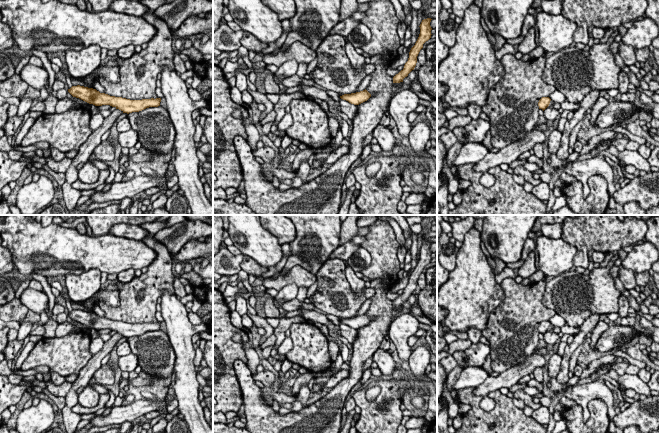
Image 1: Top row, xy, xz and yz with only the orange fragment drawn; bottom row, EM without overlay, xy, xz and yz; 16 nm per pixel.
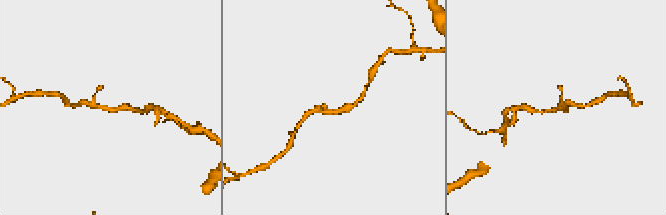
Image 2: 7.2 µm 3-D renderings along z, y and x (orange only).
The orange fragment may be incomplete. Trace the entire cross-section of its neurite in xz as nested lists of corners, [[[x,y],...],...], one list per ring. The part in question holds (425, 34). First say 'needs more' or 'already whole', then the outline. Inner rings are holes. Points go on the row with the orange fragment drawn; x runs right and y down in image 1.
already whole | [[[431,18],[422,20],[420,24],[420,34],[415,43],[409,52],[408,61],[405,63],[404,68],[393,77],[393,83],[403,82],[403,79],[408,76],[408,74],[414,70],[417,63],[417,56],[420,50],[423,48],[423,44],[431,38]]]

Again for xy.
already whole | [[[72,86],[68,92],[76,98],[79,98],[89,104],[95,106],[110,105],[123,113],[139,112],[149,107],[160,106],[161,98],[151,98],[142,100],[130,100],[122,97],[110,96],[105,93],[100,93],[96,89],[84,86]]]

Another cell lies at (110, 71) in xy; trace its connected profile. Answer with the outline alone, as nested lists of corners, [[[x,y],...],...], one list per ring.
[[[111,57],[107,64],[101,64],[90,75],[85,77],[84,82],[90,85],[89,88],[92,88],[93,81],[98,80],[100,77],[104,77],[106,81],[112,83],[120,81],[119,66],[116,59]]]

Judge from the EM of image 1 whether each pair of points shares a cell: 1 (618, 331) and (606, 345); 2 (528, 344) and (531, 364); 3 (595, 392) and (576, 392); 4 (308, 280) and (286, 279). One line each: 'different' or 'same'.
1: same
2: different
3: same
4: same

